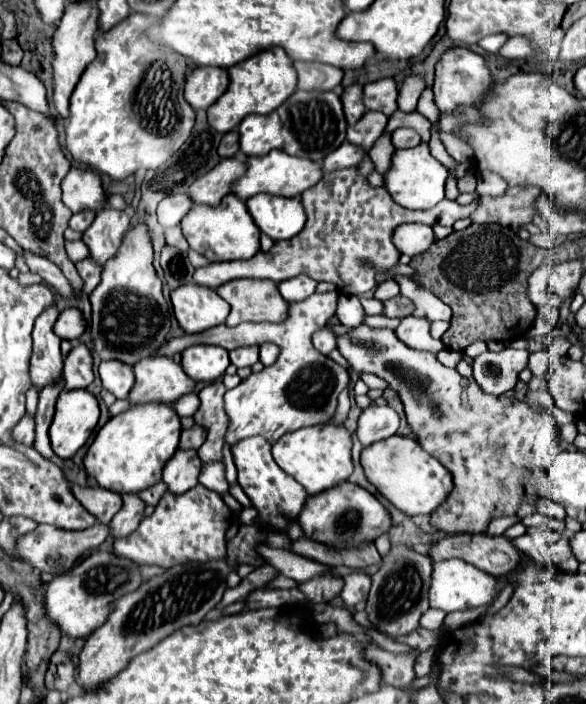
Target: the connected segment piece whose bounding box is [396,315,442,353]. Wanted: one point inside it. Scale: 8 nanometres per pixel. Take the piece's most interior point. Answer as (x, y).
(414, 331)

